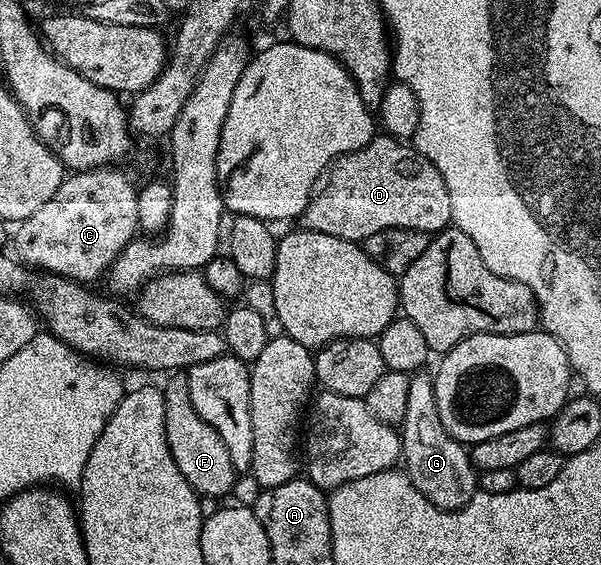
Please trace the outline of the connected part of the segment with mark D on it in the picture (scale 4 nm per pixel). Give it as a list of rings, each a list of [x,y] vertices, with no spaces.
[[[386,133],[376,134],[375,138],[367,142],[367,146],[357,149],[348,155],[340,155],[325,172],[325,178],[318,184],[317,190],[312,194],[309,205],[303,211],[301,216],[301,227],[304,231],[316,231],[317,233],[329,233],[329,237],[341,237],[348,239],[350,243],[359,243],[373,237],[375,233],[381,233],[391,229],[401,230],[421,230],[428,233],[438,233],[444,227],[451,223],[451,206],[449,205],[449,189],[445,189],[445,177],[441,177],[441,173],[437,169],[437,165],[433,165],[433,161],[429,161],[429,157],[425,157],[410,142],[397,139]]]

